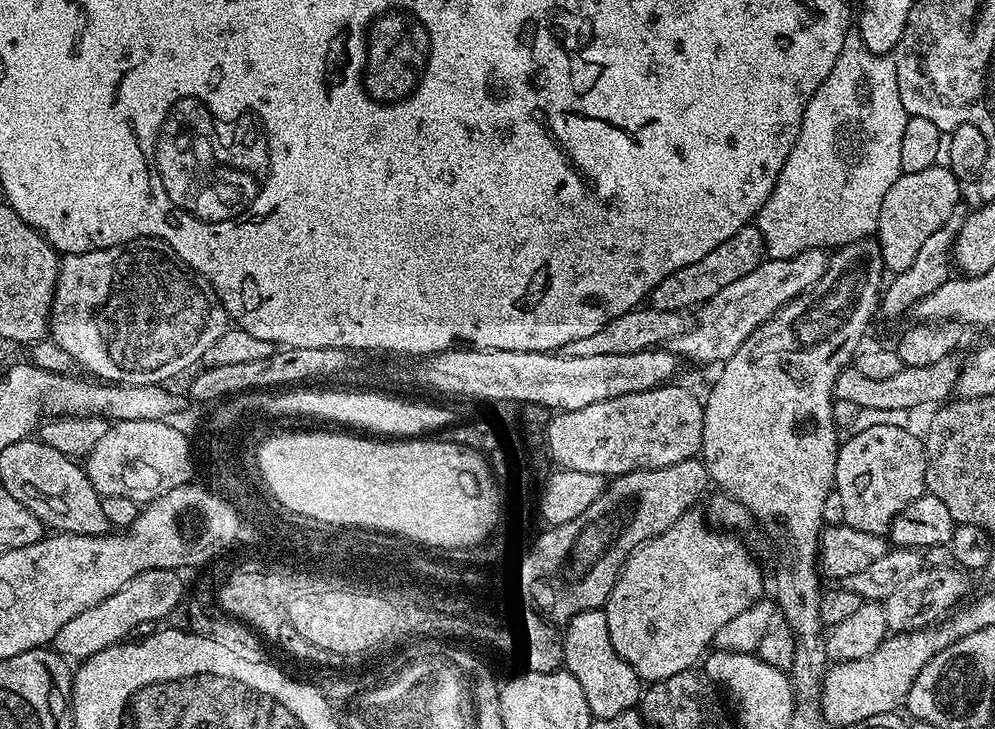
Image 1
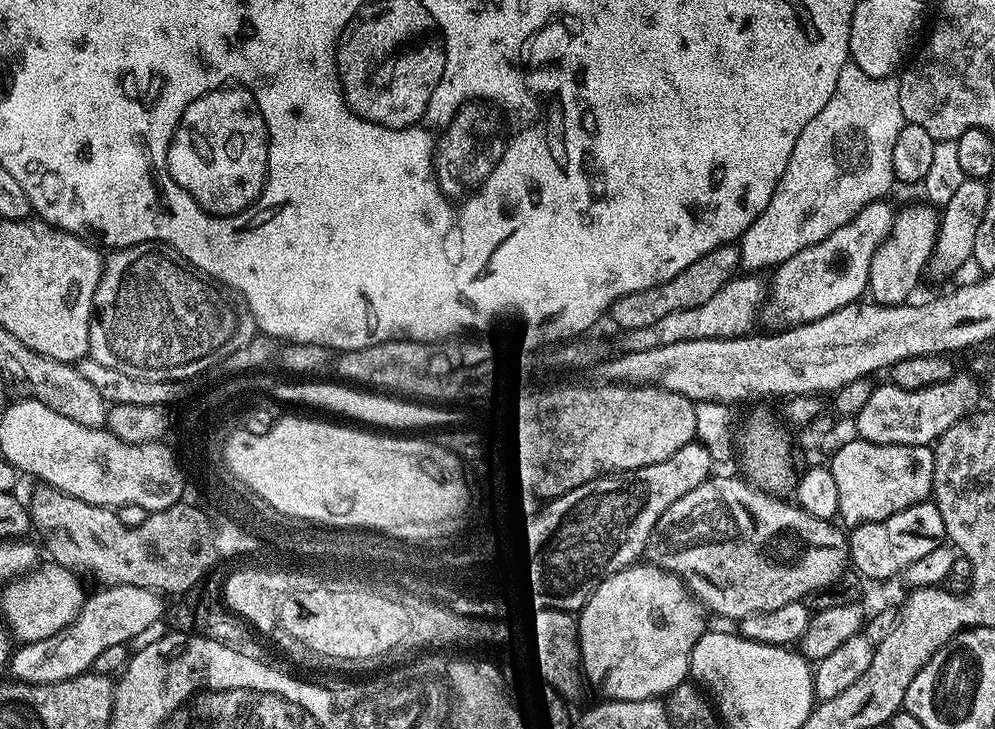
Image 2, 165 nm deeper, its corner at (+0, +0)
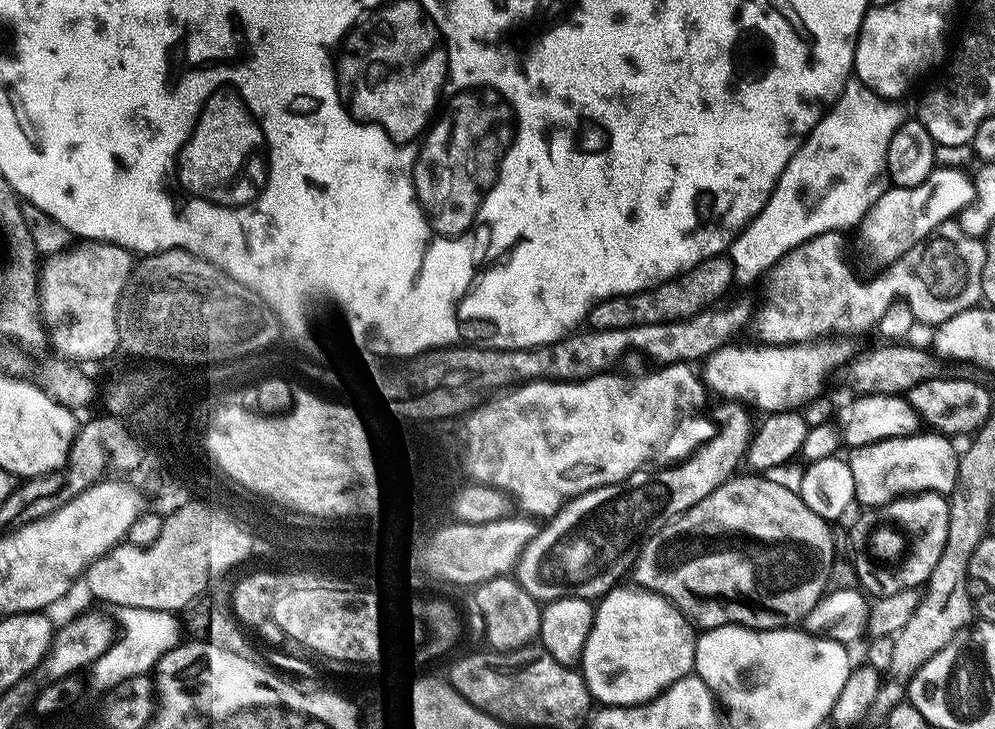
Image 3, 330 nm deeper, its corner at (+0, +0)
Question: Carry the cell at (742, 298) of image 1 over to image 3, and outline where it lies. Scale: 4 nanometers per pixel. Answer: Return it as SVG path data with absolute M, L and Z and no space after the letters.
M935 167L932 173L918 186L909 188L885 187L884 192L870 206L864 219L858 225L858 232L864 235L864 240L884 259L893 261L906 250L929 239L937 231L939 224L948 219L959 217L960 211L974 198L976 189L973 177L967 176L963 167Z

